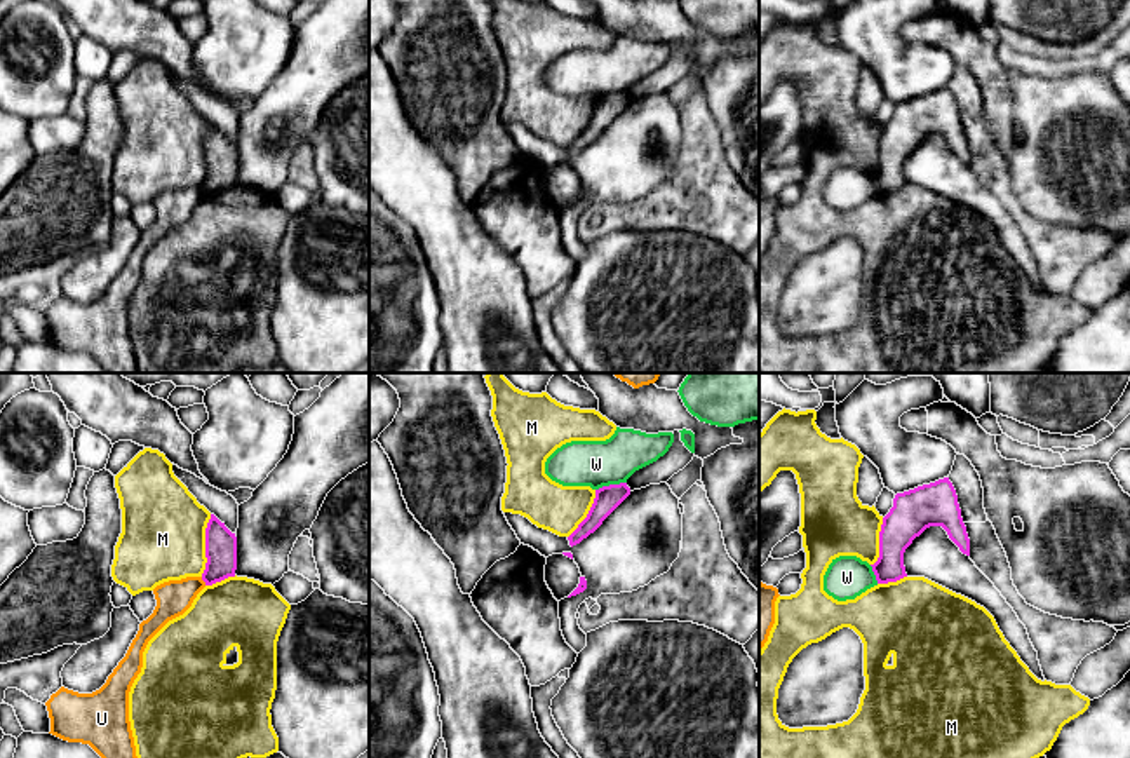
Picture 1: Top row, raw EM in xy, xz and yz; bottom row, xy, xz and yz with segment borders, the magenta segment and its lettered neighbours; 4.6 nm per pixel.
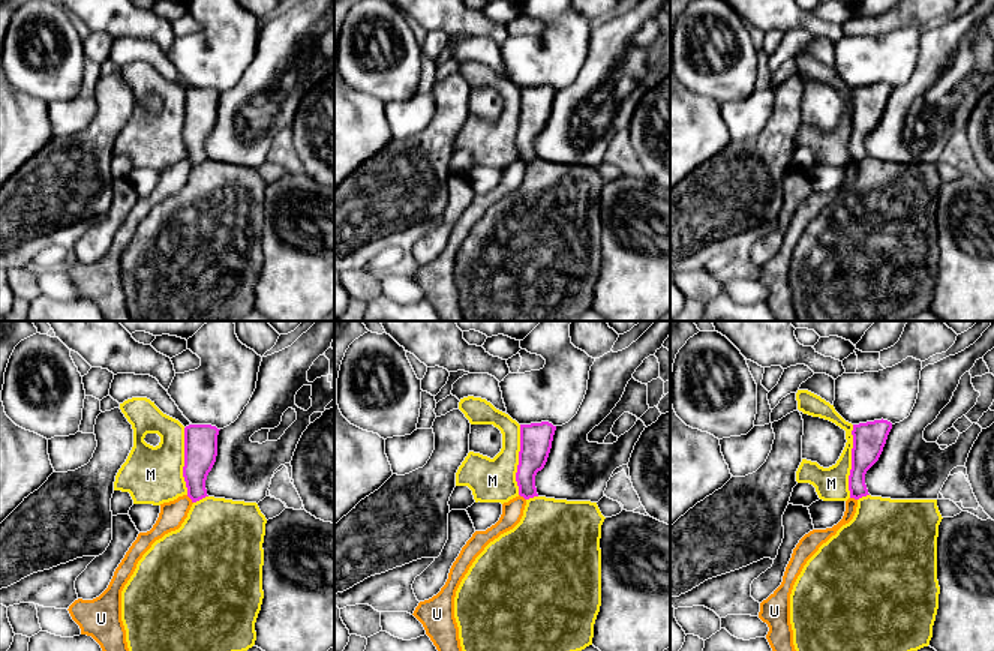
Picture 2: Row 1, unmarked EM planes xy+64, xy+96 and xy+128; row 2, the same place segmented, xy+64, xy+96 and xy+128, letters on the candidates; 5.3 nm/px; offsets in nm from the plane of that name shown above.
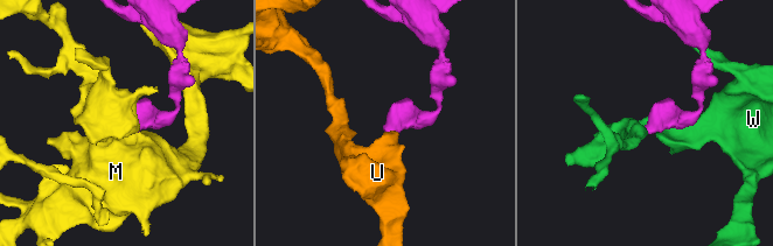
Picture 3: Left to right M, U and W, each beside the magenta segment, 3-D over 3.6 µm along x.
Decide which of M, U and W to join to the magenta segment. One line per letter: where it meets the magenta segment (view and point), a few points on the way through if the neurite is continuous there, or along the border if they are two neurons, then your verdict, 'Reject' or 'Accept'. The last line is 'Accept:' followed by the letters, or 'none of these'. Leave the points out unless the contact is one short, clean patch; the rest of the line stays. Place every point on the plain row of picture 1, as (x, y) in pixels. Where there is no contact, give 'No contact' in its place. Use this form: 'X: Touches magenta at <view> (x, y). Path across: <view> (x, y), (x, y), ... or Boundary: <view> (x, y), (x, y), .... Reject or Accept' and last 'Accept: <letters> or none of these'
M: Touches magenta at xy (206, 155). Reject
U: Touches magenta at xy (202, 189). Boundary: xy (201, 187), (206, 194). Reject
W: Touches magenta at xz (610, 94). Reject
Accept: none of these

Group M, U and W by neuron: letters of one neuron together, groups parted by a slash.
M / U / W

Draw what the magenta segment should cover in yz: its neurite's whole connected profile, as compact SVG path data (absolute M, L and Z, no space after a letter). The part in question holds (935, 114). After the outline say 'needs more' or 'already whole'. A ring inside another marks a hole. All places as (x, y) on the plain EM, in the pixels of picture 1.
M949 87L895 105L893 117L883 127L879 167L871 174L878 193L907 186L904 162L930 136L942 136L959 160L970 166L970 148Z | already whole

